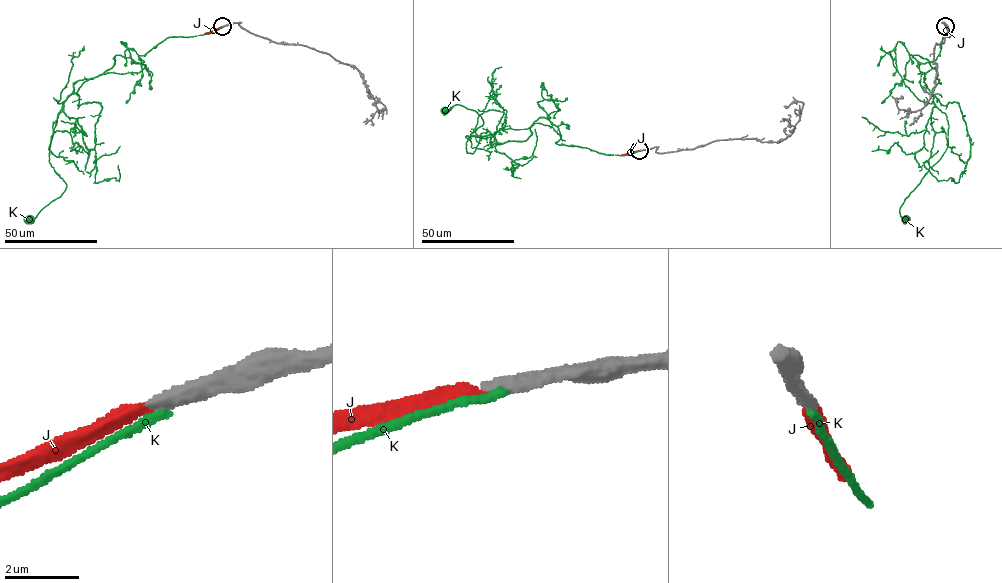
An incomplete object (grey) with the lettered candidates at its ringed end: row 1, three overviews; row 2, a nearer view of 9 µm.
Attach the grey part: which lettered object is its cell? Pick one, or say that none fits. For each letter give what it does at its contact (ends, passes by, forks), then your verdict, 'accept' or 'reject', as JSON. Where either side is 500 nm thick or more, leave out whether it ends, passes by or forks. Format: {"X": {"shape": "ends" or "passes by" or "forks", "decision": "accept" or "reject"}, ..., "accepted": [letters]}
{"J": {"shape": "ends", "decision": "accept"}, "K": {"shape": "ends", "decision": "reject"}, "accepted": ["J"]}

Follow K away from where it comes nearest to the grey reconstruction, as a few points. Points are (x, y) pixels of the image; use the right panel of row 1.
K: (945, 26), (940, 55), (912, 57), (936, 70), (933, 101), (946, 116), (948, 145), (904, 200), (903, 219)

